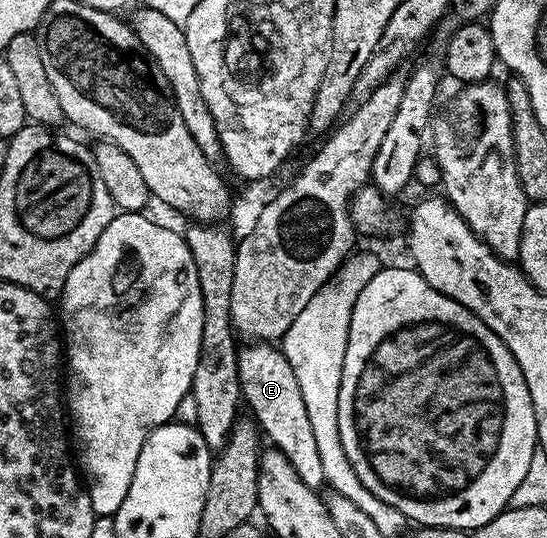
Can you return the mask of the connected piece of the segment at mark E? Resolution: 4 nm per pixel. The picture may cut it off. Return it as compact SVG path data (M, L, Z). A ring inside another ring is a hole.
M246 343L238 351L238 382L242 388L242 401L251 409L261 436L266 437L273 448L278 449L296 469L296 475L315 491L326 485L324 466L320 464L320 450L312 435L312 422L304 407L304 395L300 395L300 383L296 383L296 371L282 354L281 348L270 343Z

